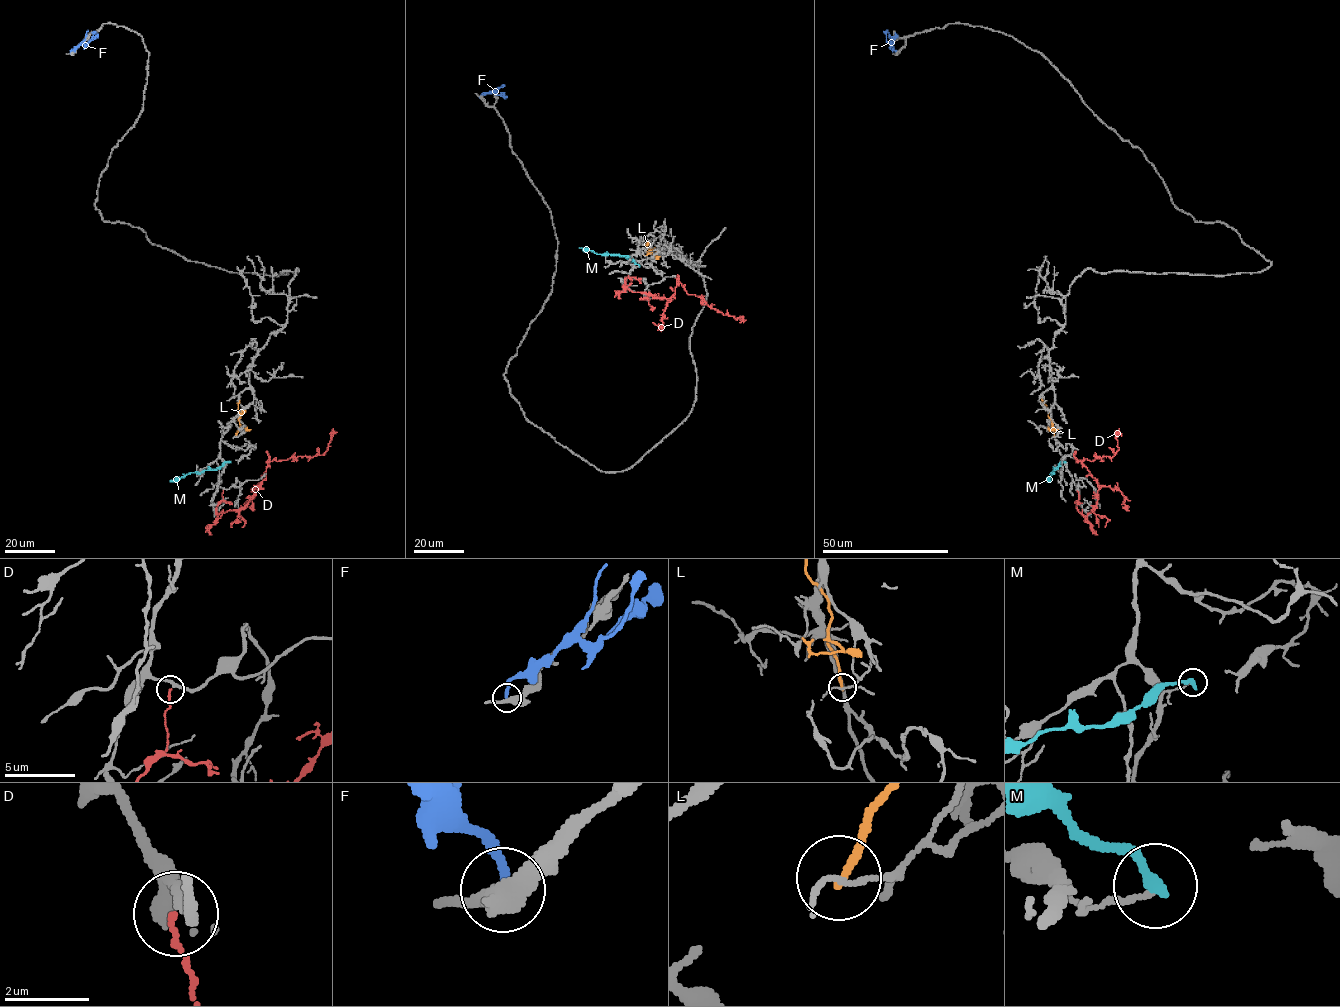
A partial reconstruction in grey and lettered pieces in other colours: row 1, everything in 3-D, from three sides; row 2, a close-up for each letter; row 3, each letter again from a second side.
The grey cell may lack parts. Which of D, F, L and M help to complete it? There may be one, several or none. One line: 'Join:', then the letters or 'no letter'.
Join: F

